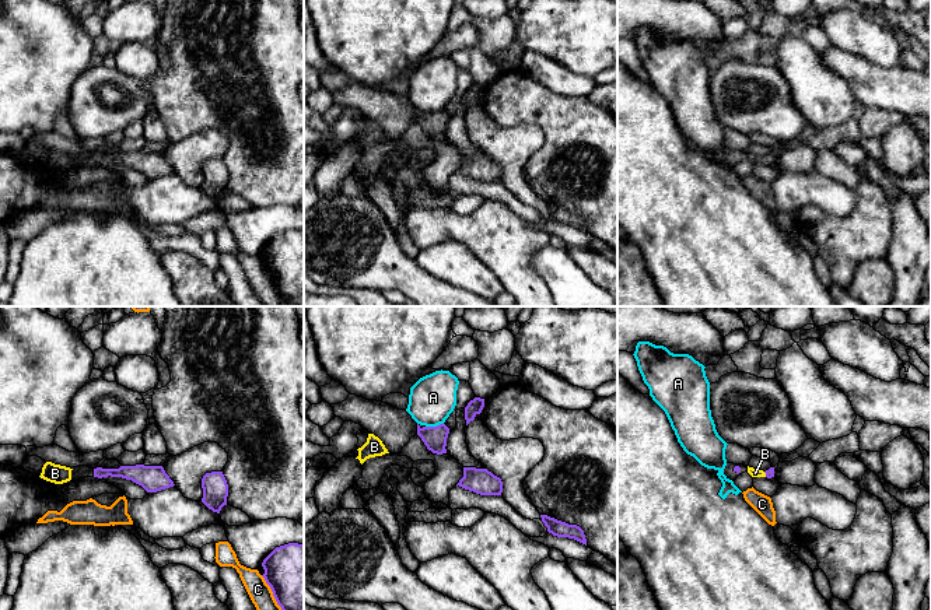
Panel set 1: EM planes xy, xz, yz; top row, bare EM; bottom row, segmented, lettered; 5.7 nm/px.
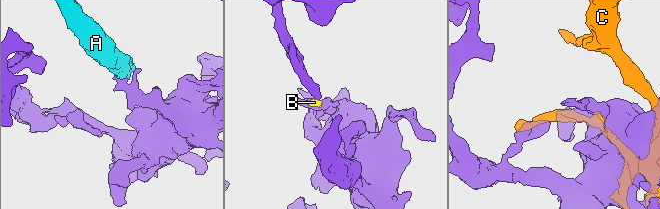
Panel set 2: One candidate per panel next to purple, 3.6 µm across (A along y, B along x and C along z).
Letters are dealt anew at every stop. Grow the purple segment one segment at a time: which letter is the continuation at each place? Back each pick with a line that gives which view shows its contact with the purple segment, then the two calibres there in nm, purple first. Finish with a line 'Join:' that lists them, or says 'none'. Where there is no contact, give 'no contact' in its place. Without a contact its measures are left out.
B: yz | 50/50 nm
Join: B

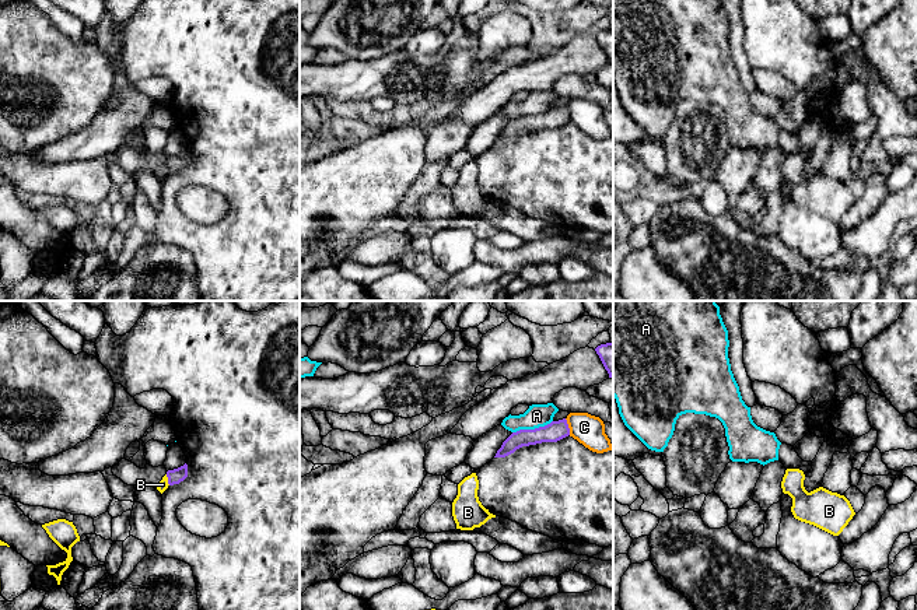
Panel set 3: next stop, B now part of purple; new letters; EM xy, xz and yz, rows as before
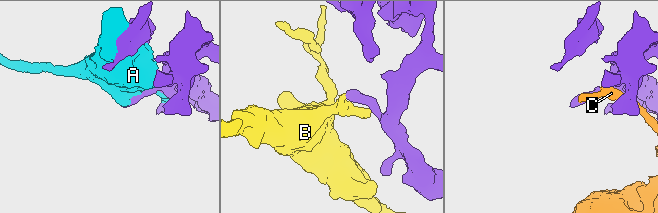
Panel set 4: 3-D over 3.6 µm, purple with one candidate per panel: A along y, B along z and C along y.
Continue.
Join: none

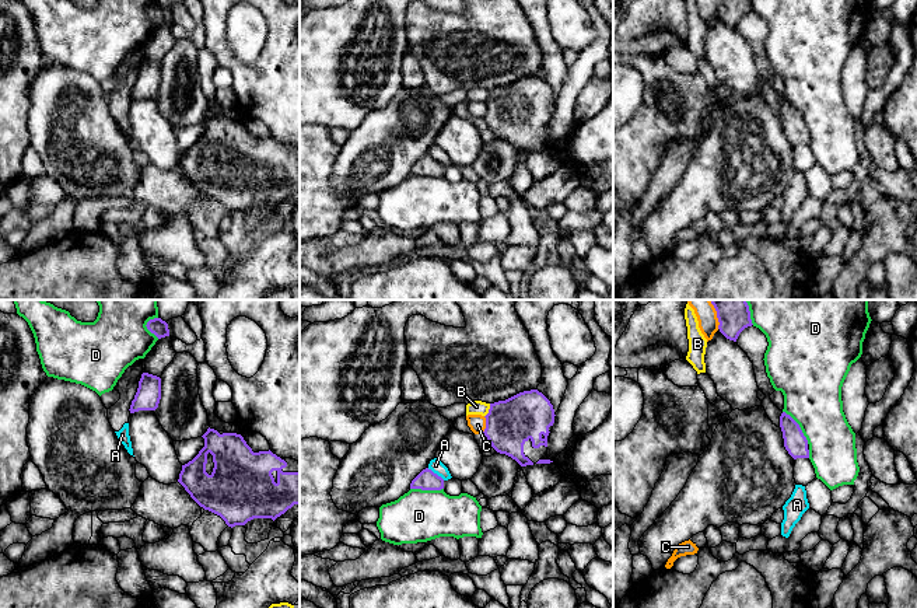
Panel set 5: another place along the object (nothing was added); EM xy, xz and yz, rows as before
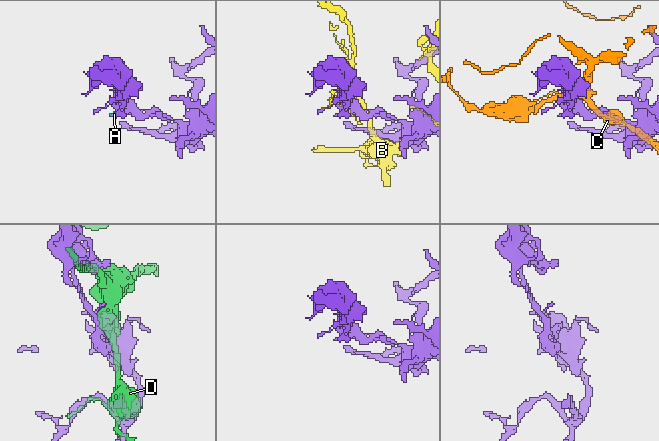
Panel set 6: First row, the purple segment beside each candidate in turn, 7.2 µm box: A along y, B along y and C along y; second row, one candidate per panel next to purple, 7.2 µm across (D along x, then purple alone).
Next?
Join: none

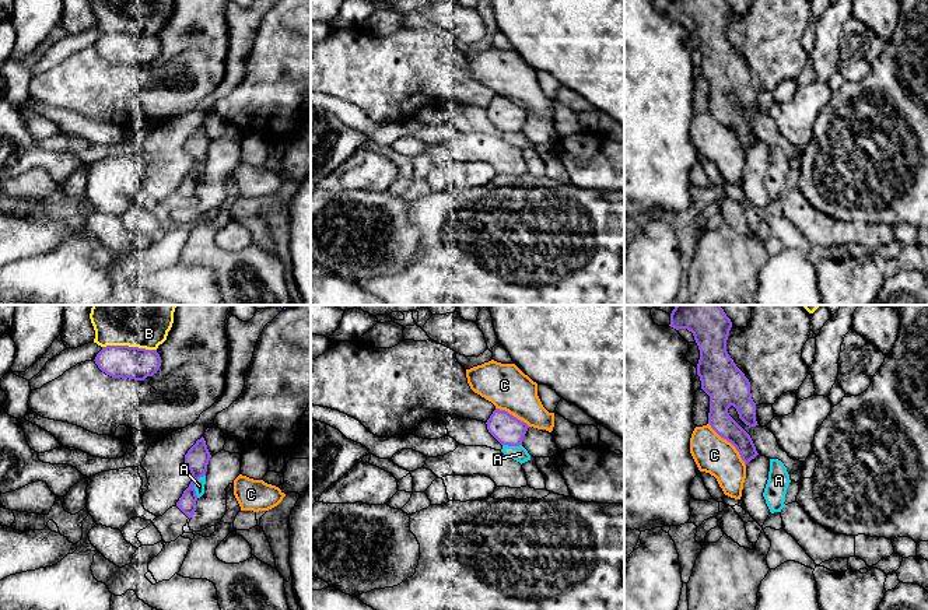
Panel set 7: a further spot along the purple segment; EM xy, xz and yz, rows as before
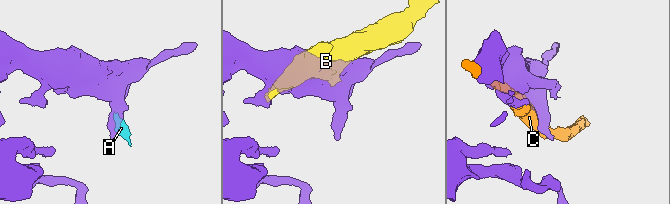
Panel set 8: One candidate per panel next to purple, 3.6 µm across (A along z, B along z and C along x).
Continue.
Join: none

